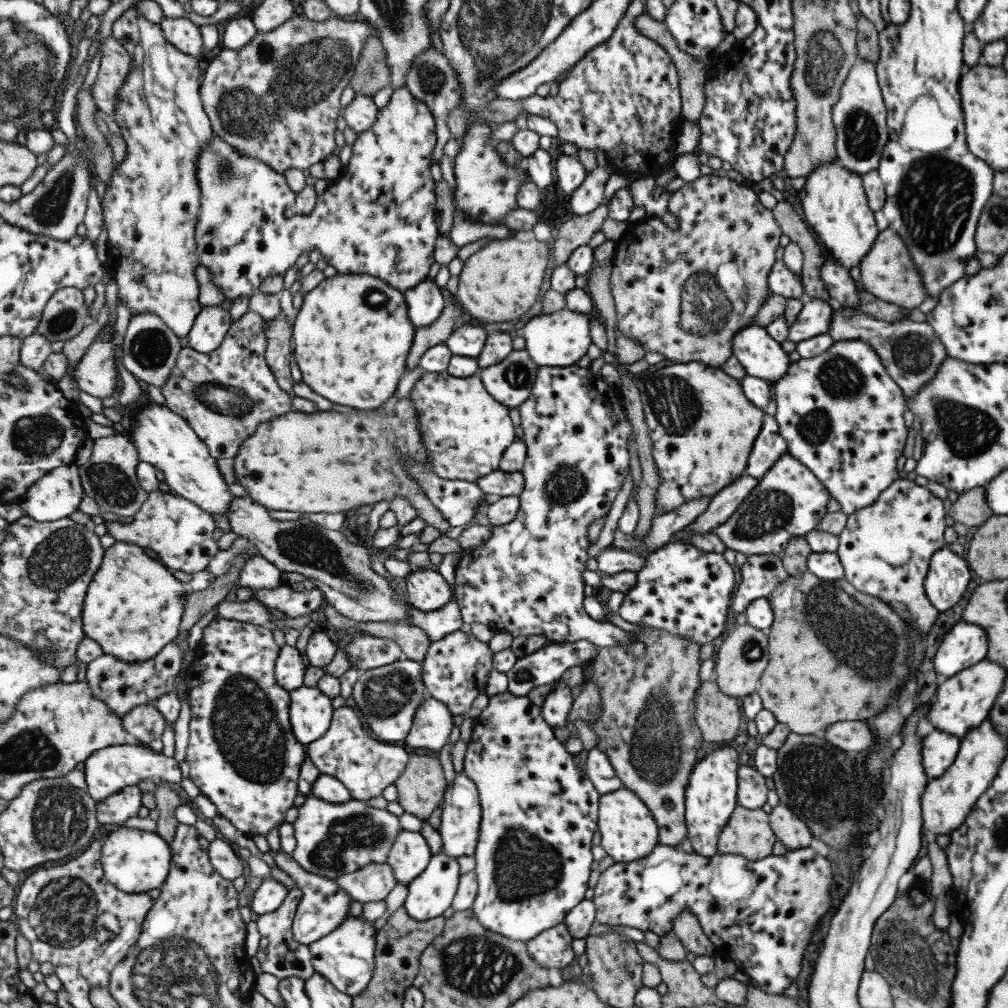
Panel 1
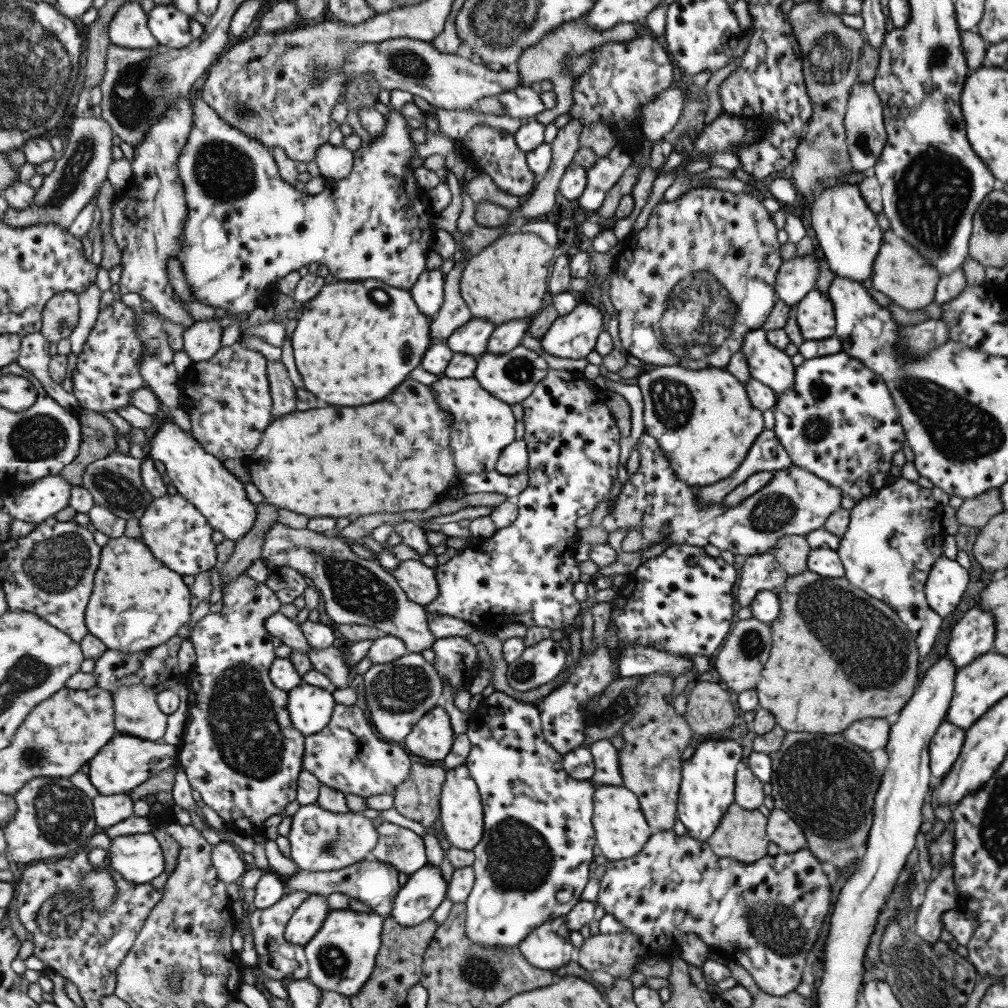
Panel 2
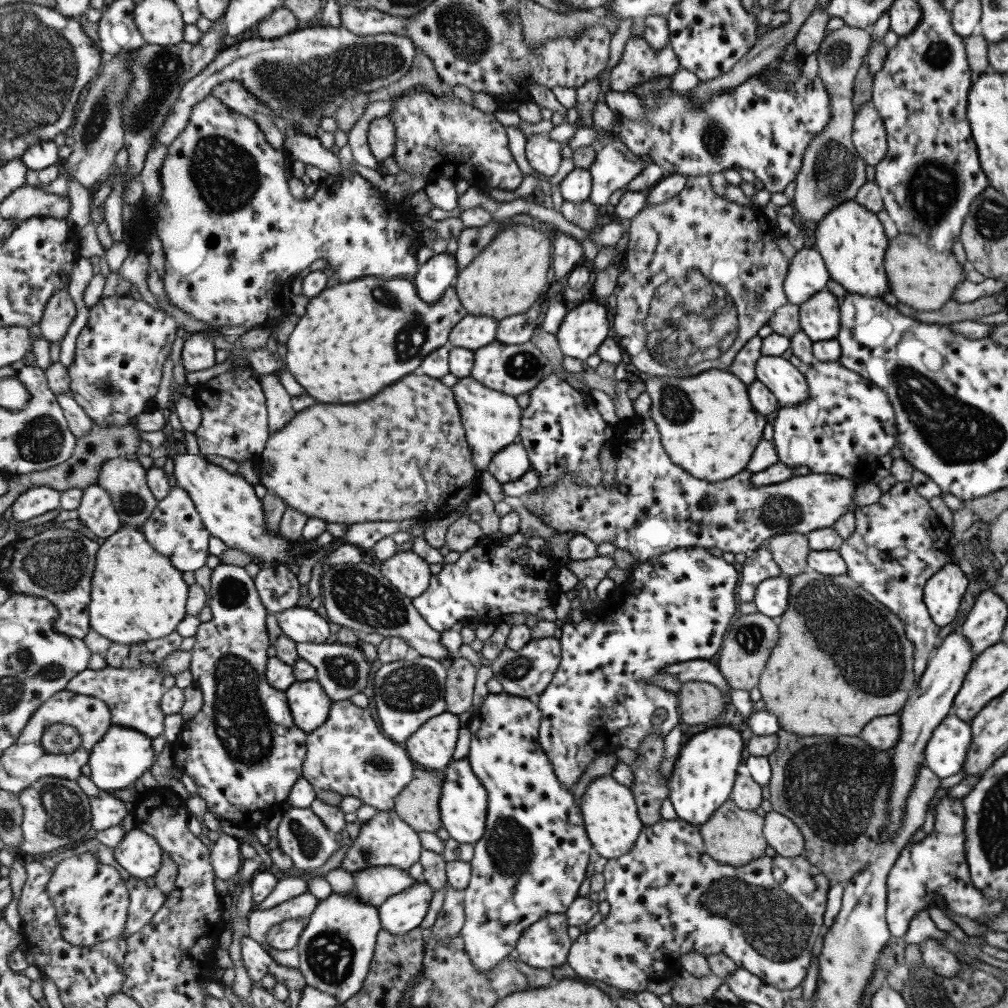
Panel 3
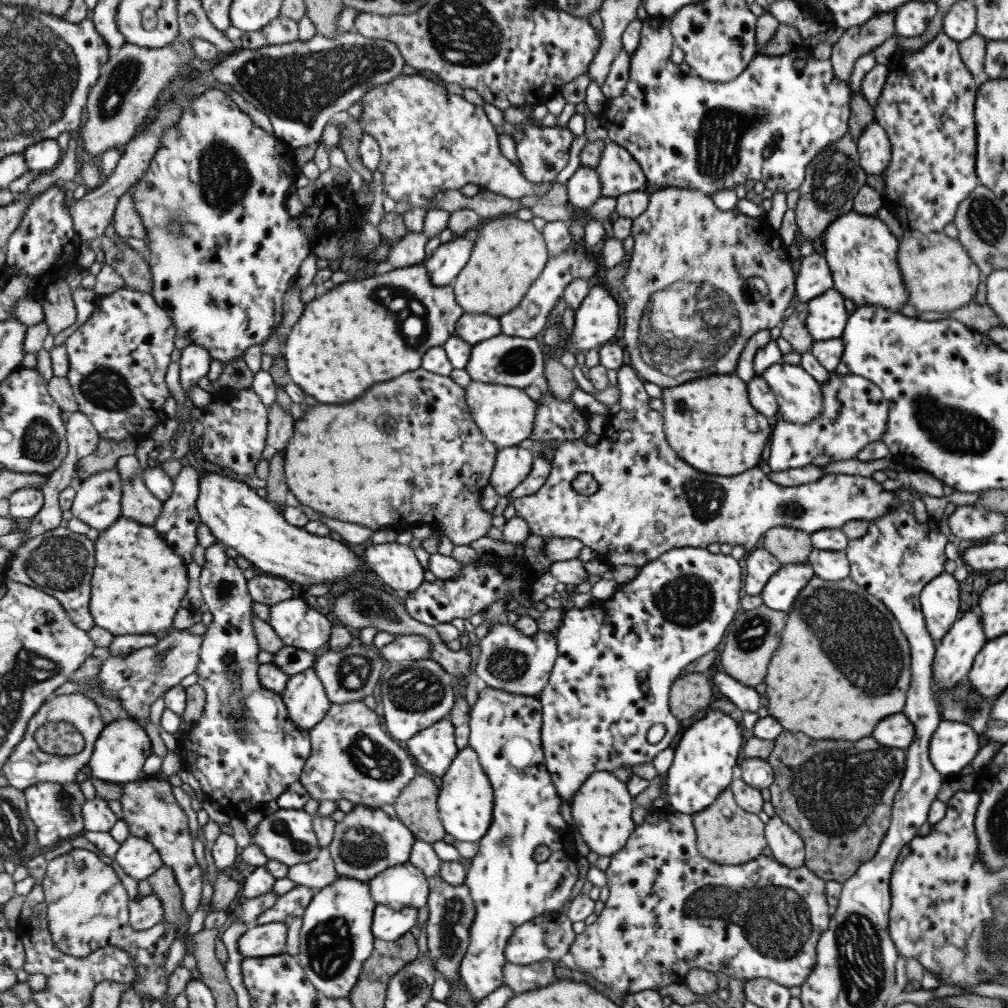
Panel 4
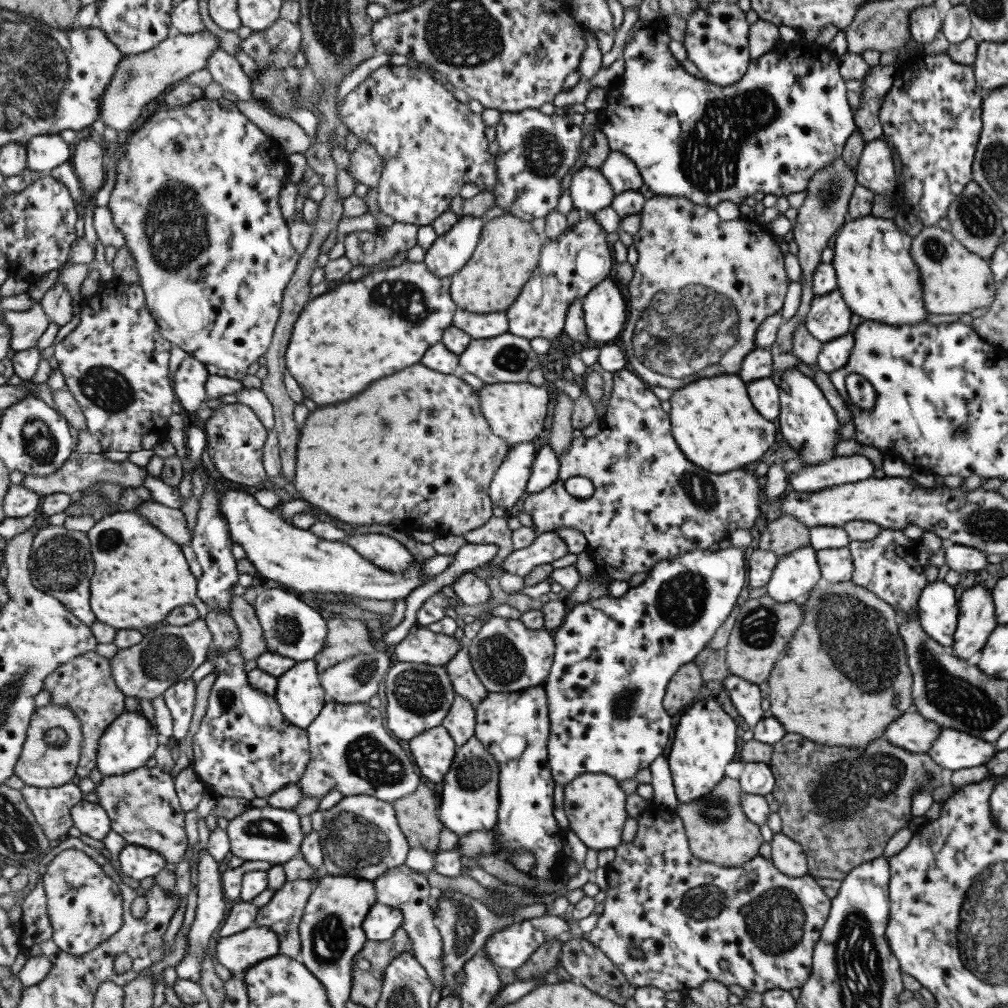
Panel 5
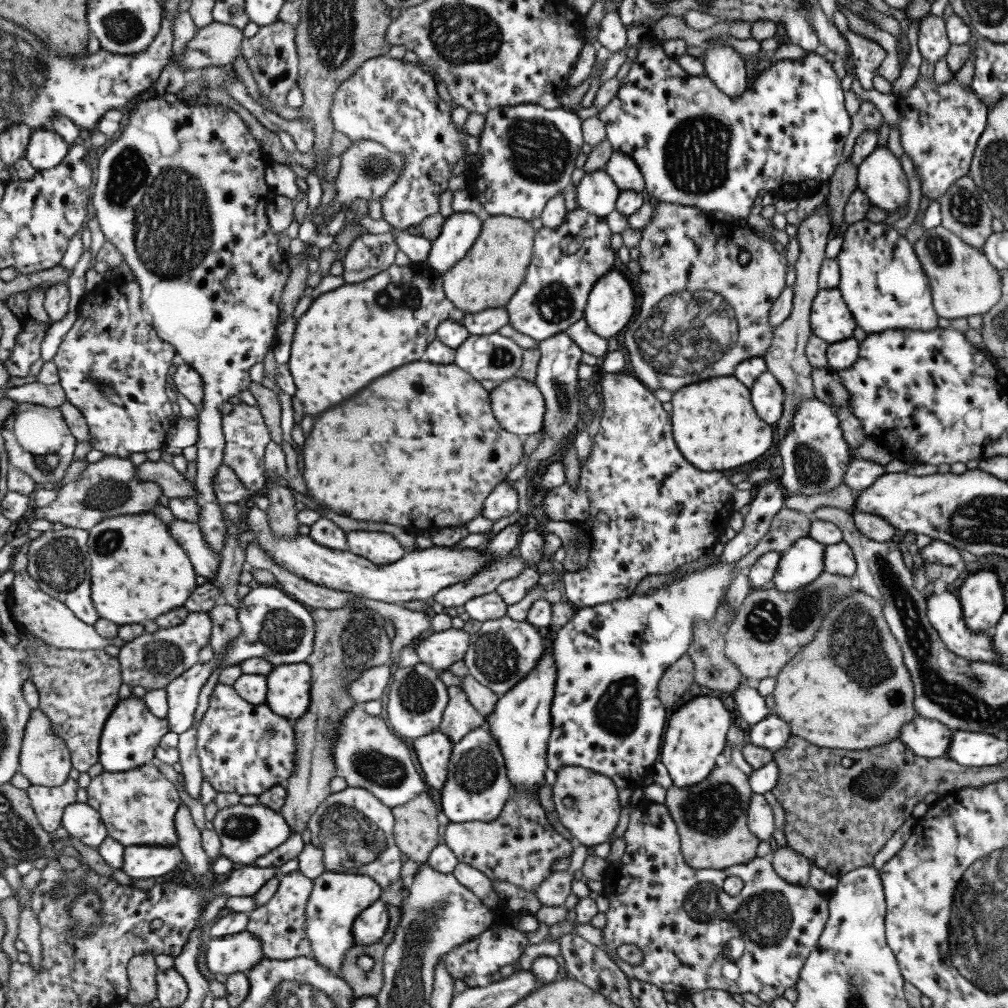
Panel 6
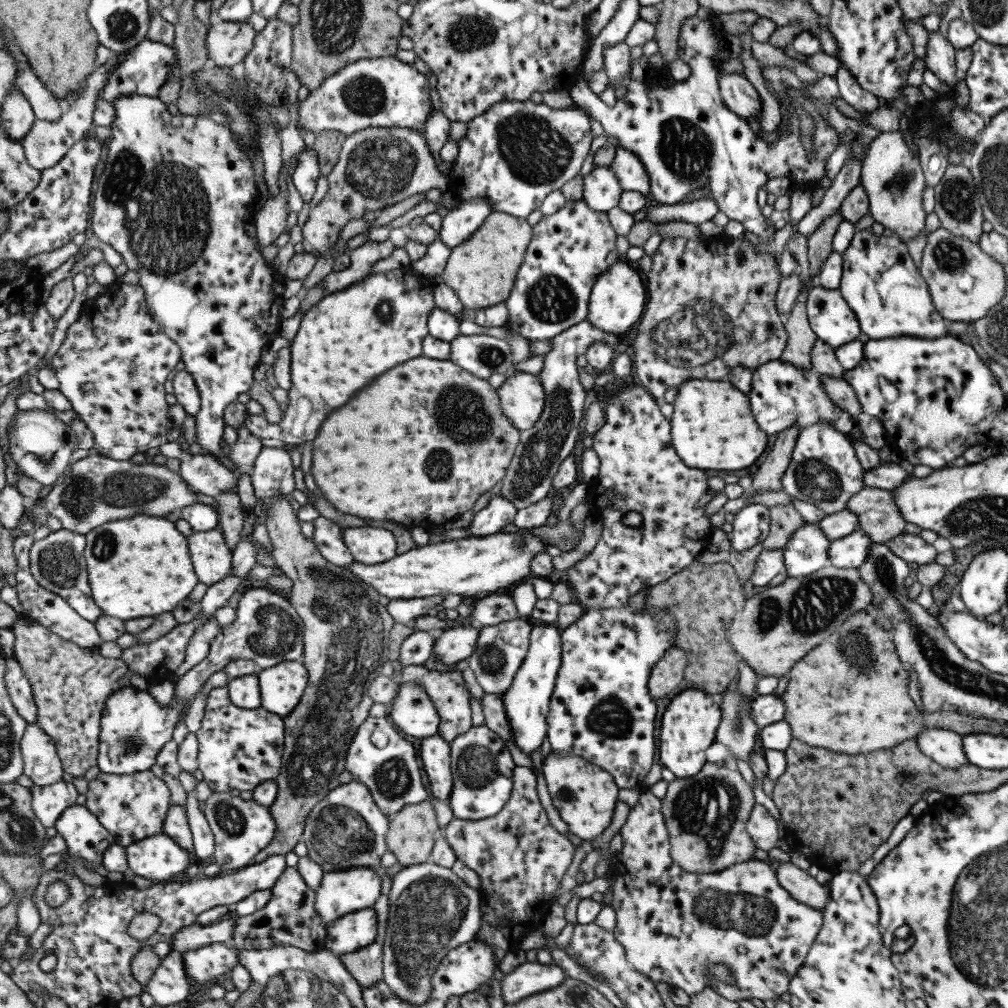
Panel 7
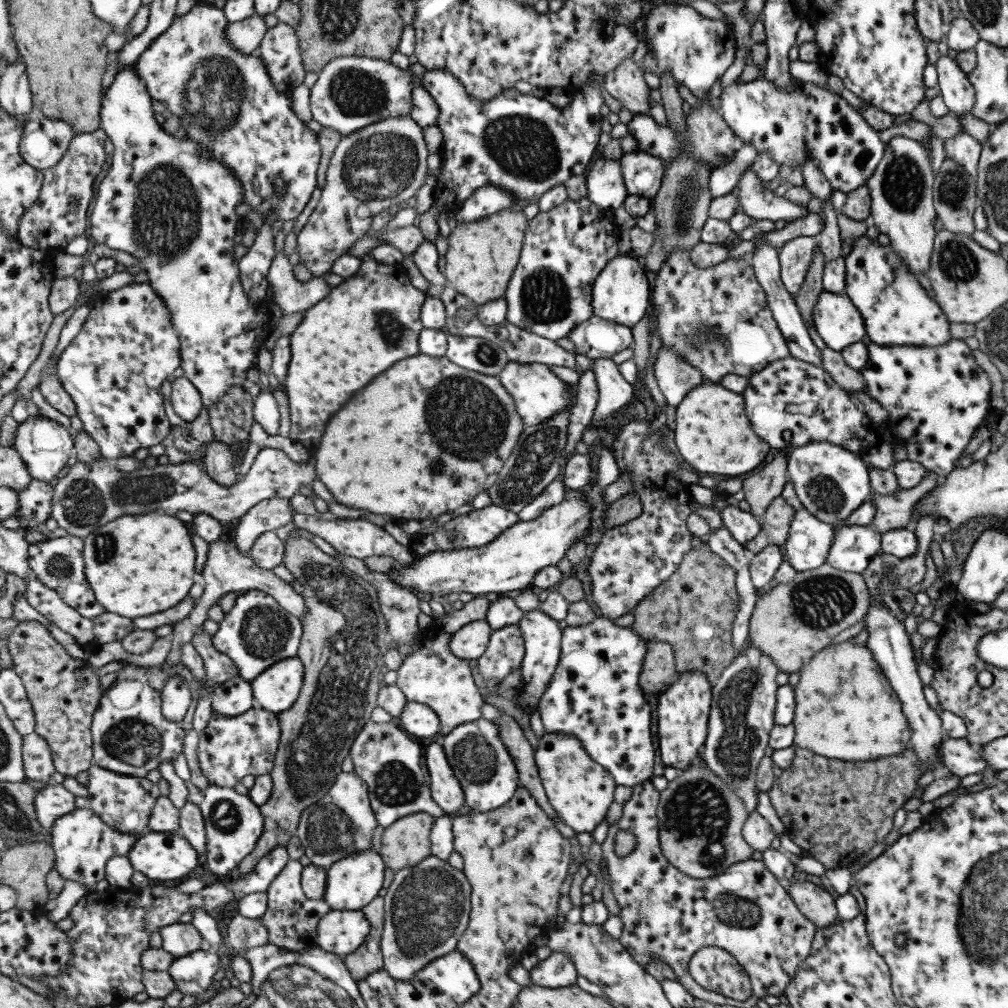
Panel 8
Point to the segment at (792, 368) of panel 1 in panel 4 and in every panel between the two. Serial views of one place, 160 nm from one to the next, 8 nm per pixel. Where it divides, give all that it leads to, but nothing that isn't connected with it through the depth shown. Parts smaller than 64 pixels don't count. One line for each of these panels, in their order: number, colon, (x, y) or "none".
2: (838, 422)
3: (845, 424)
4: (854, 412)

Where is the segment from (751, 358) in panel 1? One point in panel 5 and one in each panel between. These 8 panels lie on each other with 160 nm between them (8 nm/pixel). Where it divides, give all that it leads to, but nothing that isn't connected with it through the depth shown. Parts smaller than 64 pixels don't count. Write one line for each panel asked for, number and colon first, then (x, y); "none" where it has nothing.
2: (770, 366)
3: (787, 384)
4: (798, 396)
5: (806, 422)

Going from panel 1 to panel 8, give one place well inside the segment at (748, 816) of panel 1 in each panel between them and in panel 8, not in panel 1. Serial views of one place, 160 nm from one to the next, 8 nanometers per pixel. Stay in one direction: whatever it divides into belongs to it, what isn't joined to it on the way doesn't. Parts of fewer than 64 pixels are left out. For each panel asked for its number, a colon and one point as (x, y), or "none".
2: (740, 835)
3: (731, 836)
4: (726, 834)
5: (717, 832)
6: (710, 816)
7: (705, 815)
8: (699, 818)

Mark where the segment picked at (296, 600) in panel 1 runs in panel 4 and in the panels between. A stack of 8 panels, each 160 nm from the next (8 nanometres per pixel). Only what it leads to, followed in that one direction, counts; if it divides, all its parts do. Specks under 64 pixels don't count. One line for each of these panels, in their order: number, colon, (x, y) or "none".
2: (241, 751)
3: (244, 751)
4: (245, 750)

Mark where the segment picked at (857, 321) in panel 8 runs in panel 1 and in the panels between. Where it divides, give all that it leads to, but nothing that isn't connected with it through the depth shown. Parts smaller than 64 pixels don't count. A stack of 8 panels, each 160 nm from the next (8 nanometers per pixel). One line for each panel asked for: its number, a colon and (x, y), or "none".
1: (814, 317)
2: (814, 313)
3: (819, 316)
4: (826, 317)
5: (827, 319)
6: (830, 320)
7: (832, 321)

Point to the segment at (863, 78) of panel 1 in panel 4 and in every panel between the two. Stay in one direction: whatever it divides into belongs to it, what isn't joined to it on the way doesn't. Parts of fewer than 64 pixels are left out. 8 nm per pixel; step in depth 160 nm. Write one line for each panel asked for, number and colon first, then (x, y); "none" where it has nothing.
2: (863, 125)
3: (868, 137)
4: (873, 147)

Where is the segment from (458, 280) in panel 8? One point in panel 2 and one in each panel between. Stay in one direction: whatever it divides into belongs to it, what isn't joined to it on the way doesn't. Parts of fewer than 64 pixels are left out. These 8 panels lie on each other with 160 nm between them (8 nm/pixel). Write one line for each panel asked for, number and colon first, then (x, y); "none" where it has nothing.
2: (507, 281)
3: (507, 277)
4: (510, 254)
5: (509, 252)
6: (495, 268)
7: (482, 272)

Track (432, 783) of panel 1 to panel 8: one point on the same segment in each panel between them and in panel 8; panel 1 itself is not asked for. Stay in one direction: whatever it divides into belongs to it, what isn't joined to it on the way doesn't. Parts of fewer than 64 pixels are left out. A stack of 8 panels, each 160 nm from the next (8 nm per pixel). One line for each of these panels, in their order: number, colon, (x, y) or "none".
2: (418, 799)
3: (419, 805)
4: (418, 808)
5: (417, 813)
6: (417, 829)
7: (413, 833)
8: (406, 843)

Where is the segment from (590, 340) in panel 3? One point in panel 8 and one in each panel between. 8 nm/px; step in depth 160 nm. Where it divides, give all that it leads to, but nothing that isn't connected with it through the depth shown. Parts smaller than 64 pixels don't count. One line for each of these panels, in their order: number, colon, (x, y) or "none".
4: (597, 319)
5: (604, 307)
6: (610, 305)
7: (618, 297)
8: (621, 294)

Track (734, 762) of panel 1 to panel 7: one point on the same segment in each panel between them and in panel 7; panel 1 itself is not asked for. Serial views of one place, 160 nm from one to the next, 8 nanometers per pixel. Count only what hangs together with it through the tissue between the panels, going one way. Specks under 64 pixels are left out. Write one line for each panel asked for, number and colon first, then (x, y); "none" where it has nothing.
2: (706, 789)
3: (703, 773)
4: (700, 769)
5: (704, 741)
6: (695, 734)
7: (688, 724)

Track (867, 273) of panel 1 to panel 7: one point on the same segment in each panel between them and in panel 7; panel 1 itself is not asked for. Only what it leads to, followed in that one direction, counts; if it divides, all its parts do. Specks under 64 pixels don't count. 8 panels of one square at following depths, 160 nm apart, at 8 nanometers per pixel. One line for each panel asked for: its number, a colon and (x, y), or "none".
2: (899, 272)
3: (918, 276)
4: (939, 276)
5: (955, 281)
6: (962, 281)
7: (964, 283)

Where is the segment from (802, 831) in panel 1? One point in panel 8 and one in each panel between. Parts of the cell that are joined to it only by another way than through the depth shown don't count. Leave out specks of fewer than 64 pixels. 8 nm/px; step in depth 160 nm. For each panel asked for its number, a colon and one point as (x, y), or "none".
2: (781, 830)
3: (779, 833)
4: (786, 848)
5: (787, 857)
6: (793, 868)
7: (799, 884)
8: (813, 902)

